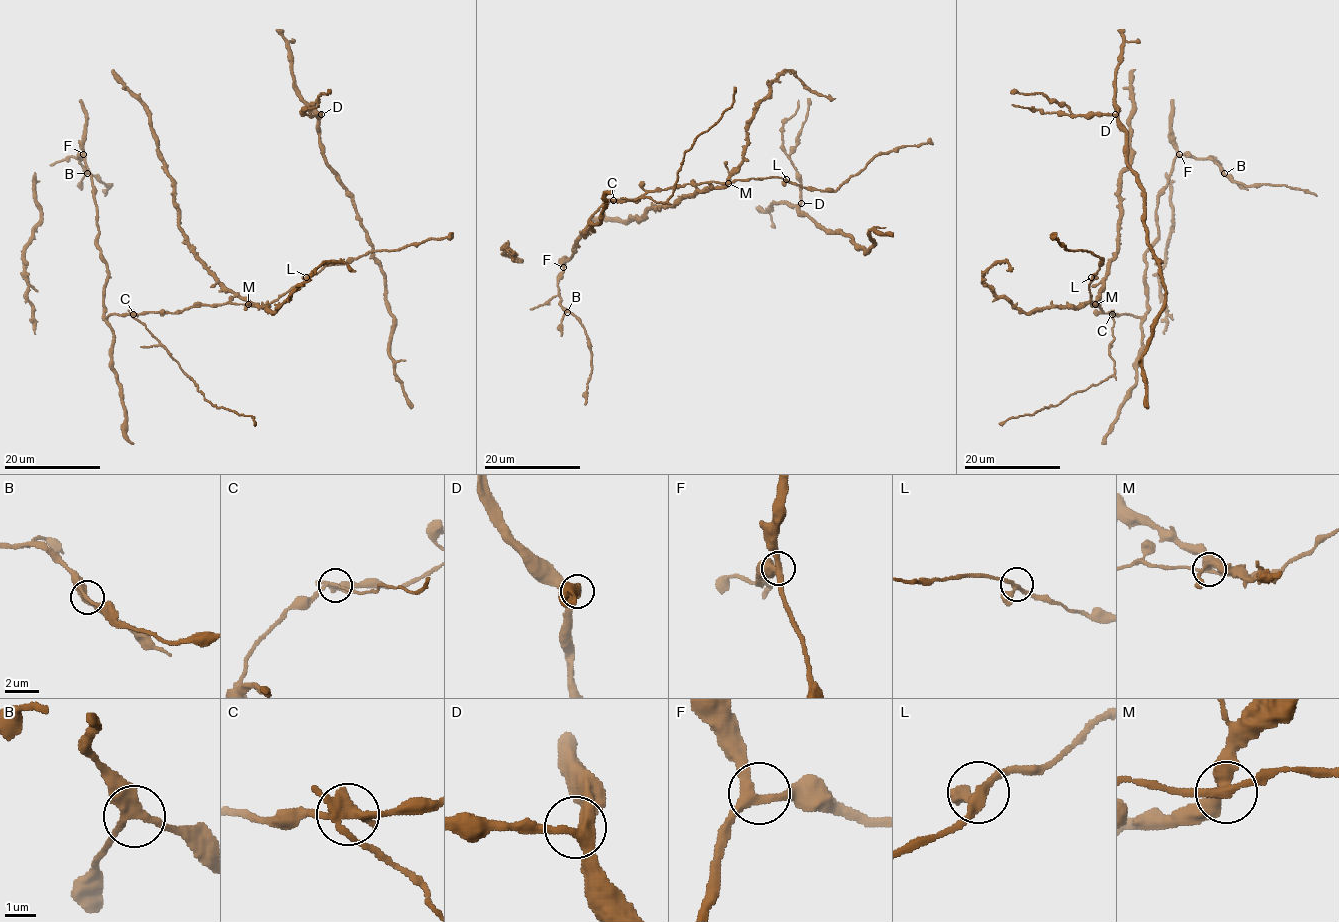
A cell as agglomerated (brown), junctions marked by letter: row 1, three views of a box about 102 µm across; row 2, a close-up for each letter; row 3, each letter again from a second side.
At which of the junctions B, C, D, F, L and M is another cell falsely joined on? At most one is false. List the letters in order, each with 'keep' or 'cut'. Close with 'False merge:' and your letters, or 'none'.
B: keep
C: cut
D: keep
F: keep
L: keep
M: keep
False merge: C

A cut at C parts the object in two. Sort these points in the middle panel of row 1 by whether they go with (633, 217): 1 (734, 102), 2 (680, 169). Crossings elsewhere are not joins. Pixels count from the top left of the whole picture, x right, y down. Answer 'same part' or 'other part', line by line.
1: other part
2: other part

